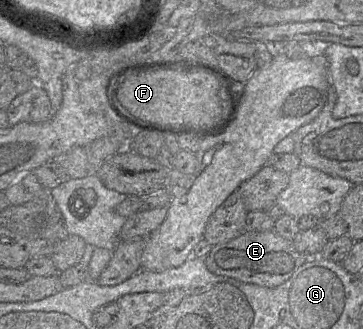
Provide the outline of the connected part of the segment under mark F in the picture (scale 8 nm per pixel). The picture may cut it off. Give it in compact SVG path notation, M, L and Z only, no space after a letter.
M150 70L128 74L121 83L118 98L134 116L160 125L214 127L228 115L232 95L224 80L204 70Z

